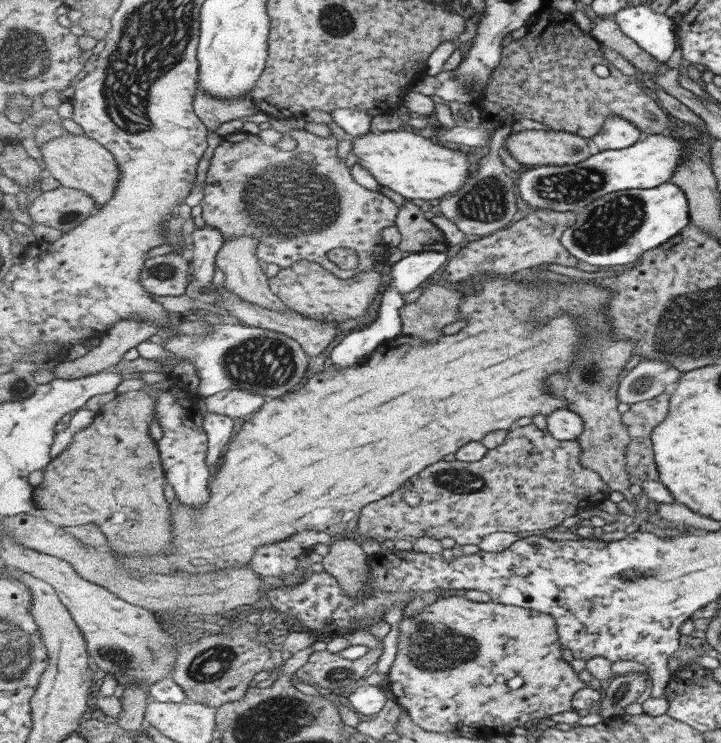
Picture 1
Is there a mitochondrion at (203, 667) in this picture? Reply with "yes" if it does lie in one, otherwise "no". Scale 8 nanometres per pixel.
yes

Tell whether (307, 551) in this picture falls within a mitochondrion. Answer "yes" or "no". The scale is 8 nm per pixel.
no

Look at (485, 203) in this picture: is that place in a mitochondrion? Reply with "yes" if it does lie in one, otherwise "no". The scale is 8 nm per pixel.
yes

